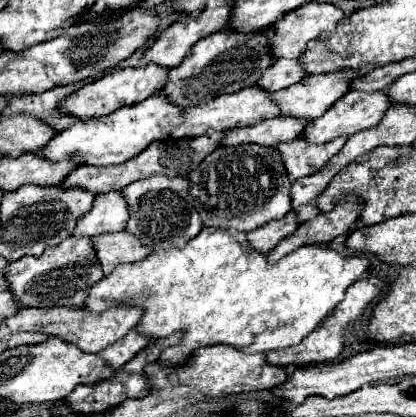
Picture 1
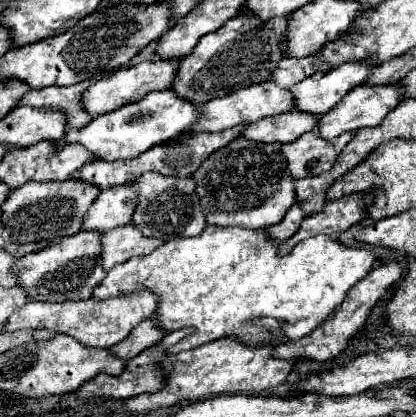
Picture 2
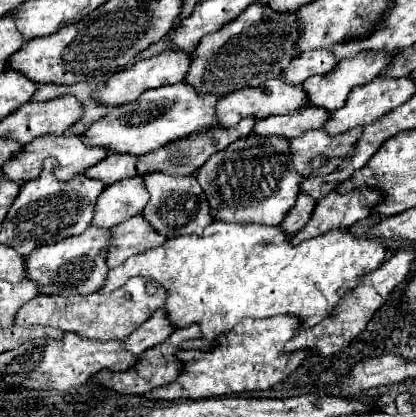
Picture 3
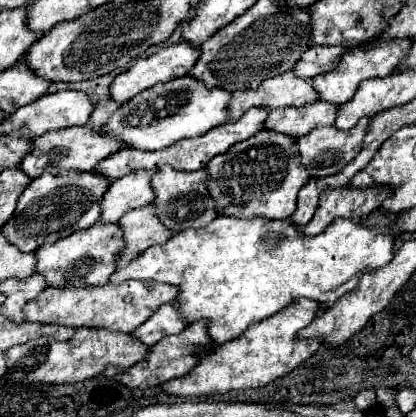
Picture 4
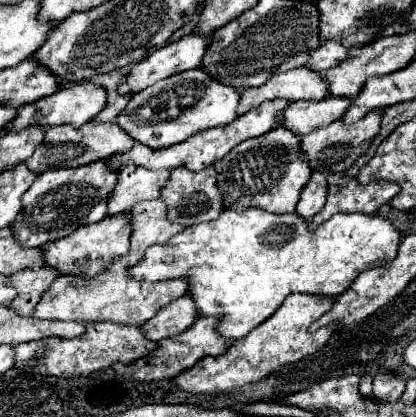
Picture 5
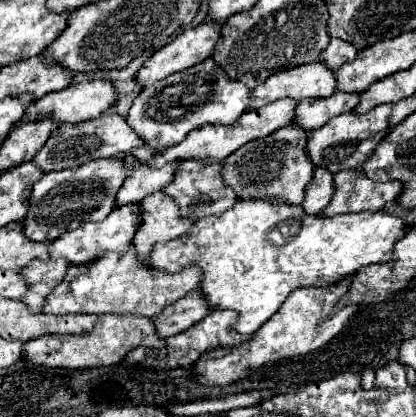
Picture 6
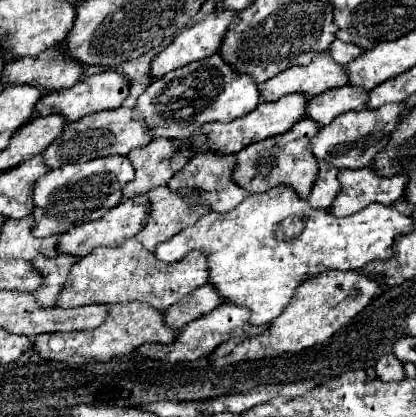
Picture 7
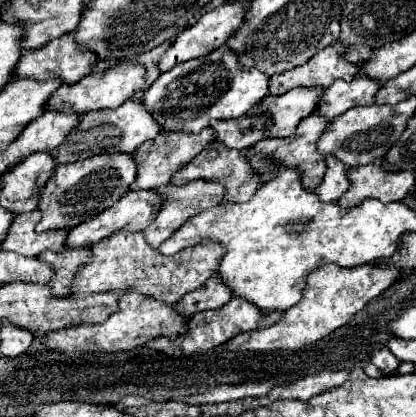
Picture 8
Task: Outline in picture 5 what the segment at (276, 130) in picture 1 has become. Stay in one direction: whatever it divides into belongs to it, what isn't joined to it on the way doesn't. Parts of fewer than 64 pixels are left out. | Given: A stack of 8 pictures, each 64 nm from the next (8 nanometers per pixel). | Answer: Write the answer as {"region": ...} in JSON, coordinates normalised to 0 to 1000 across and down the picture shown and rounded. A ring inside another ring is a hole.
{"region":[[[784,230],[779,240],[716,240],[702,245],[683,269],[683,297],[692,312],[731,326],[750,312],[788,302],[798,288],[813,288],[832,273],[851,235],[832,230]]]}

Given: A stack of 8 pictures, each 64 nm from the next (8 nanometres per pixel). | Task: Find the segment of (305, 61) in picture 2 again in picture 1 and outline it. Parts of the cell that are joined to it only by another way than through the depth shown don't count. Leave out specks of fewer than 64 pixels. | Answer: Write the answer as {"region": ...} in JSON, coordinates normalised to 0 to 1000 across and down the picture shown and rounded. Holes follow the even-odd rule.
{"region":[[[673,139],[663,144],[663,153],[654,163],[644,163],[635,173],[635,187],[620,192],[620,206],[635,206],[639,216],[678,216],[692,211],[697,201],[721,197],[736,182],[736,173],[726,168],[726,153],[716,144],[688,144]]]}

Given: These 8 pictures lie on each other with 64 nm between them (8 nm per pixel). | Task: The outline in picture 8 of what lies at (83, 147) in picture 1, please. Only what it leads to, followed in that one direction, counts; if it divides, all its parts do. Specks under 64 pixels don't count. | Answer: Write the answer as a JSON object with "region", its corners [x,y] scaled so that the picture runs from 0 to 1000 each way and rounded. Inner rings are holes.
{"region":[[[529,110],[495,134],[452,144],[385,177],[385,187],[351,216],[346,249],[375,269],[385,307],[399,317],[481,317],[514,283],[587,278],[649,221],[649,182],[620,163],[577,163],[577,144],[558,115]]]}

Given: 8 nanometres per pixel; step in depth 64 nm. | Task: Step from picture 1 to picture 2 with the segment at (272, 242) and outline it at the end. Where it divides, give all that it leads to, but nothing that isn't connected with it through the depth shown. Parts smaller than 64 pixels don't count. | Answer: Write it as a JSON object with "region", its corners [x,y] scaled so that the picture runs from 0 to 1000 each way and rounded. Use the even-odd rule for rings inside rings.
{"region":[[[712,484],[712,489],[688,508],[688,518],[683,518],[683,528],[678,528],[673,537],[644,547],[644,561],[649,561],[663,580],[683,580],[683,576],[692,576],[692,571],[721,547],[721,537],[726,537],[731,523],[736,523],[736,513],[731,513],[731,504],[726,504],[726,489]]]}

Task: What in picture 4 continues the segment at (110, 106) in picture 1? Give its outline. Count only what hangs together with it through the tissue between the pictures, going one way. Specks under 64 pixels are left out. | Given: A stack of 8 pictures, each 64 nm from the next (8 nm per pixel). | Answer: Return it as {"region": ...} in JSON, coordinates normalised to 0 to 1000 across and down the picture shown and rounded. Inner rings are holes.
{"region":[[[433,96],[428,106],[399,110],[385,125],[332,144],[317,163],[293,173],[264,206],[269,235],[303,245],[375,197],[404,197],[413,187],[442,182],[476,149],[481,115],[462,101]]]}

